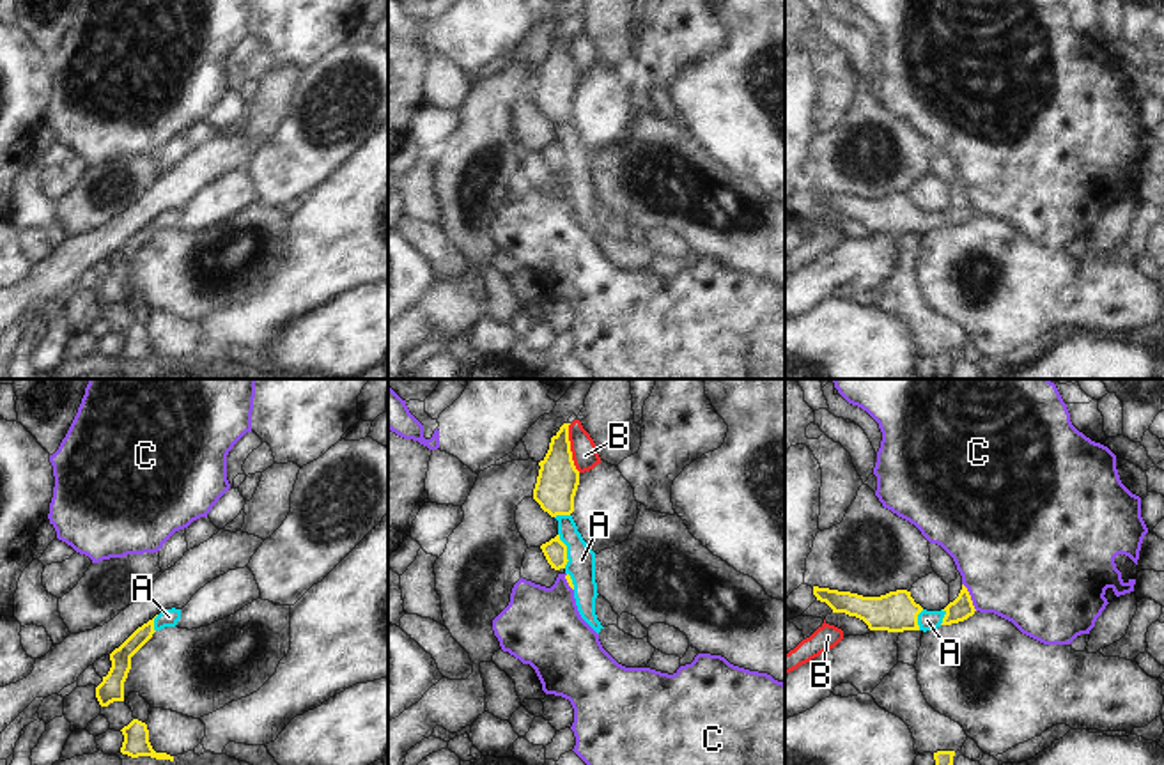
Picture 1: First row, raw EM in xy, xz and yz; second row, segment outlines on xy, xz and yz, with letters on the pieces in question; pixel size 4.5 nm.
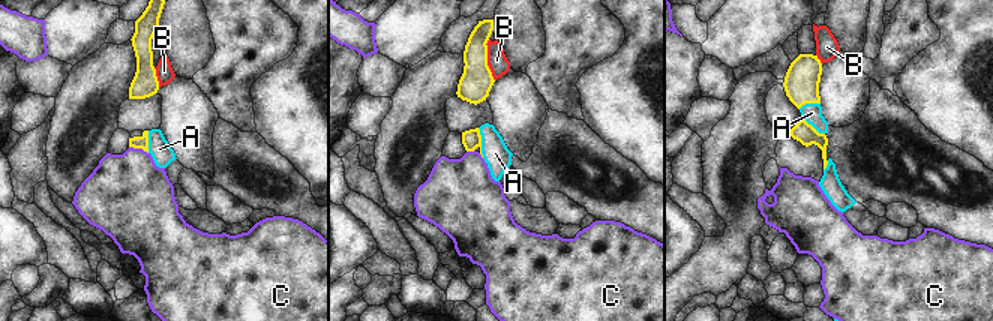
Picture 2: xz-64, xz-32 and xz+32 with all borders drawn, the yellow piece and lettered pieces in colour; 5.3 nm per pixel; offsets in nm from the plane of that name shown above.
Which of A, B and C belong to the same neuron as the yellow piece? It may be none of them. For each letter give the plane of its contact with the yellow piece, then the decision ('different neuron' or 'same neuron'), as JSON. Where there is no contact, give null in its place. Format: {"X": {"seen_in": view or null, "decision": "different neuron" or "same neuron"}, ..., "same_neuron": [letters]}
{"A": {"seen_in": "xz", "decision": "same neuron"}, "B": {"seen_in": "xz", "decision": "different neuron"}, "C": {"seen_in": "yz", "decision": "different neuron"}, "same_neuron": ["A"]}

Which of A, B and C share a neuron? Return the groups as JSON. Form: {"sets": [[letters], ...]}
{"sets": [["A"], ["B"], ["C"]]}

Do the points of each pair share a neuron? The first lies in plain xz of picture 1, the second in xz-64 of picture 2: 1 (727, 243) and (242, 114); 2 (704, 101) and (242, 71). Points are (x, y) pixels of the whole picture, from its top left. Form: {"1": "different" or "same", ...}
{"1": "different", "2": "different"}

